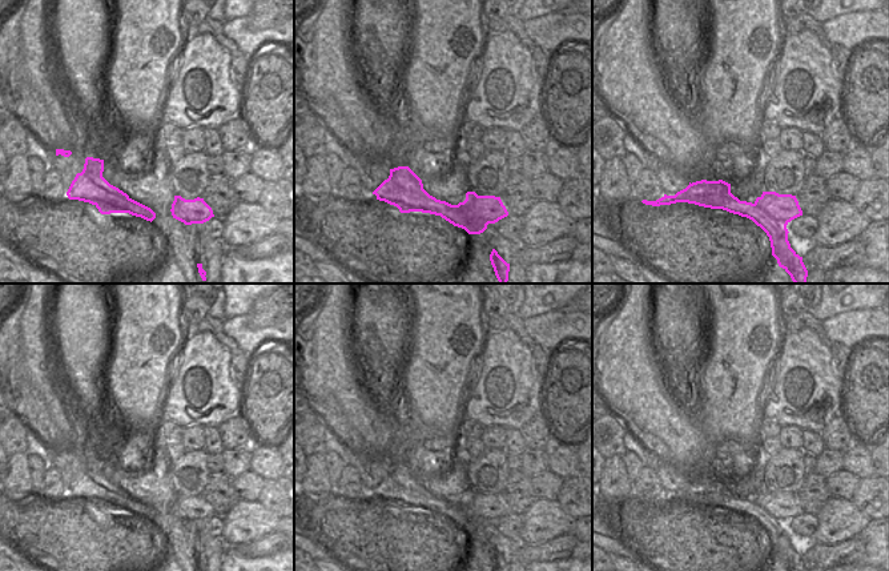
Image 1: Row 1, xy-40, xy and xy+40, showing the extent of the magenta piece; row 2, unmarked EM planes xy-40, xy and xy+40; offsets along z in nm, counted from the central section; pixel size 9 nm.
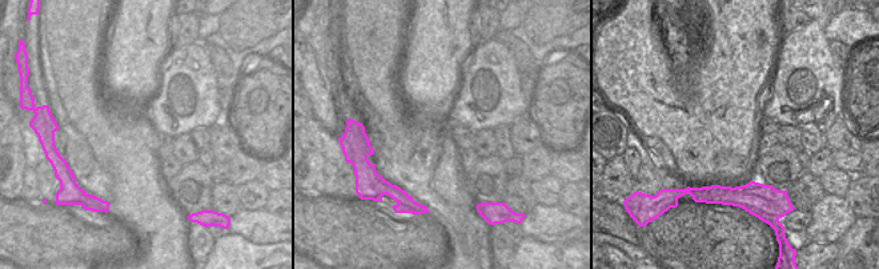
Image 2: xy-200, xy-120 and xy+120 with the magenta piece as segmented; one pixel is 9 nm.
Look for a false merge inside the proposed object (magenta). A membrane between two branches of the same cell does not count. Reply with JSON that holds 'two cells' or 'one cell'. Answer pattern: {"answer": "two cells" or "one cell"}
{"answer": "two cells"}

